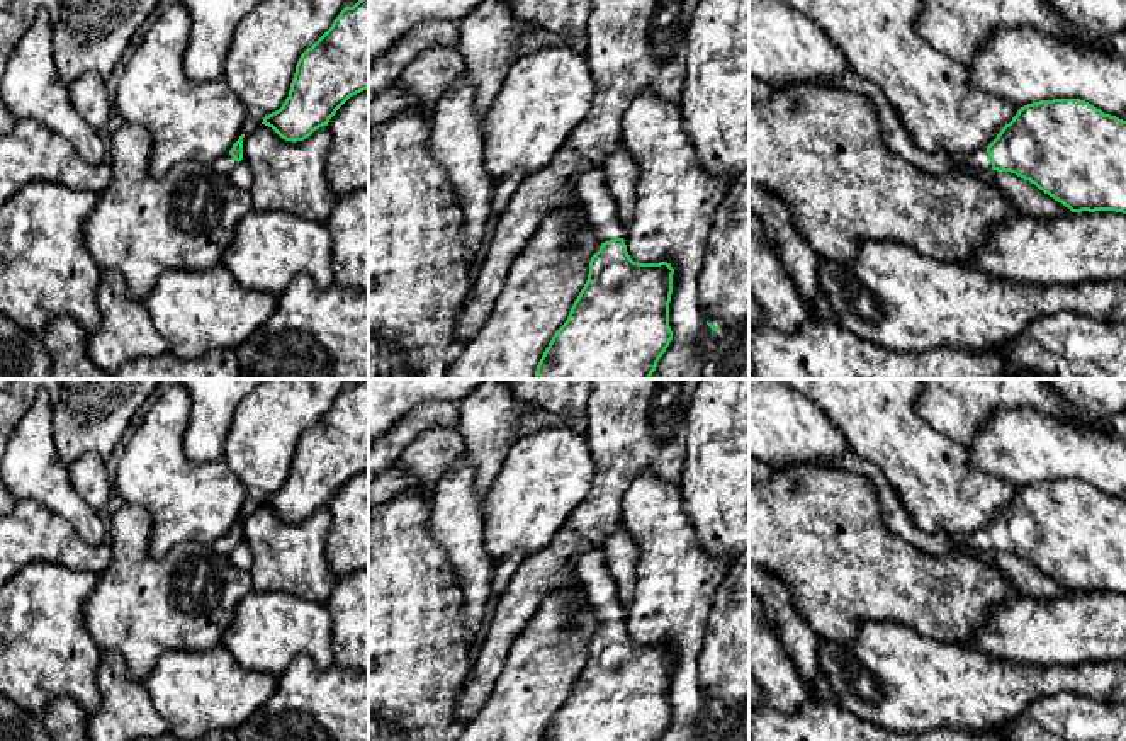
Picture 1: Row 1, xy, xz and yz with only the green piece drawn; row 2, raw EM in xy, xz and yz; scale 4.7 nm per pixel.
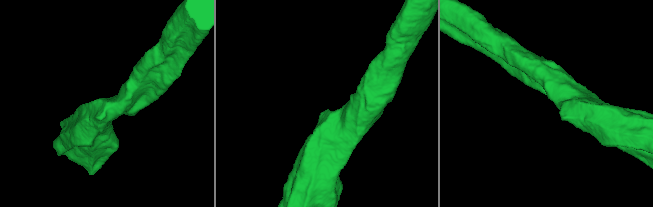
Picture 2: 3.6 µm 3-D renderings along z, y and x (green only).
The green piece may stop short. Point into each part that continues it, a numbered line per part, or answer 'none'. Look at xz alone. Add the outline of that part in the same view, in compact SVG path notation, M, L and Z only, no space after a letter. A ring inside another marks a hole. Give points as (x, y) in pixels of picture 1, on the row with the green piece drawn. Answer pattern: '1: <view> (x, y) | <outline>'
1: xz (600, 208) | M603 167L583 173L576 185L577 199L588 221L594 226L600 243L625 238L625 229L616 218L616 204L606 187Z

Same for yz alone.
1: yz (980, 158) | M978 150L975 153L958 151L949 155L949 160L954 167L970 167L970 168L980 168L980 170L992 168L987 150Z

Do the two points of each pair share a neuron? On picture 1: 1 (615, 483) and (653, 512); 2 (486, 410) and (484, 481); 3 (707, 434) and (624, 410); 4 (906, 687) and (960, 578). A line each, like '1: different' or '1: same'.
1: different
2: same
3: different
4: different

